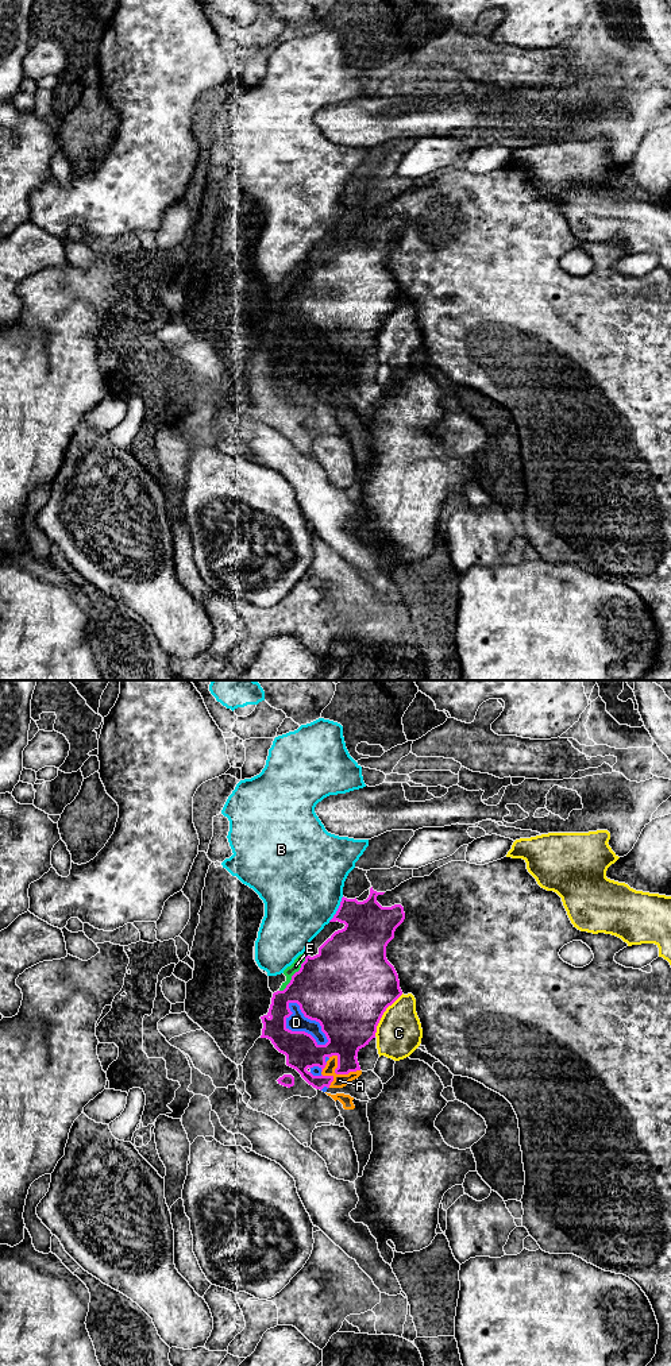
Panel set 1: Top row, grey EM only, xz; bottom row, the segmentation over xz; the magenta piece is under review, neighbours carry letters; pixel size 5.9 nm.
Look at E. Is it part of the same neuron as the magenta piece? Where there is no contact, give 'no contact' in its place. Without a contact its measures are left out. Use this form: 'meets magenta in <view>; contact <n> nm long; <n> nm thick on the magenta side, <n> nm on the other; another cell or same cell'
meets magenta in xz; contact 280 nm long; 440 nm thick on the magenta side, 60 nm on the other; another cell

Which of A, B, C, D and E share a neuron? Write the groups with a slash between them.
A D E / B / C

